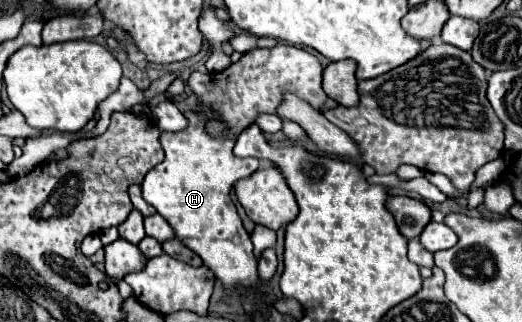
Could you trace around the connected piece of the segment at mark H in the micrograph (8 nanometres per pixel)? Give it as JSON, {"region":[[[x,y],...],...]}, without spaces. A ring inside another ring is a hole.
{"region":[[[185,114],[189,126],[185,132],[163,132],[161,146],[165,150],[165,160],[151,168],[141,184],[141,194],[147,204],[151,204],[175,230],[175,238],[189,250],[197,252],[203,264],[215,274],[223,284],[227,294],[235,294],[237,288],[245,288],[255,294],[257,302],[265,300],[267,294],[259,290],[261,278],[257,274],[257,260],[253,254],[253,244],[247,230],[229,198],[231,186],[251,176],[259,168],[257,158],[237,158],[233,156],[235,140],[215,140],[203,132],[199,124],[199,114]]]}

